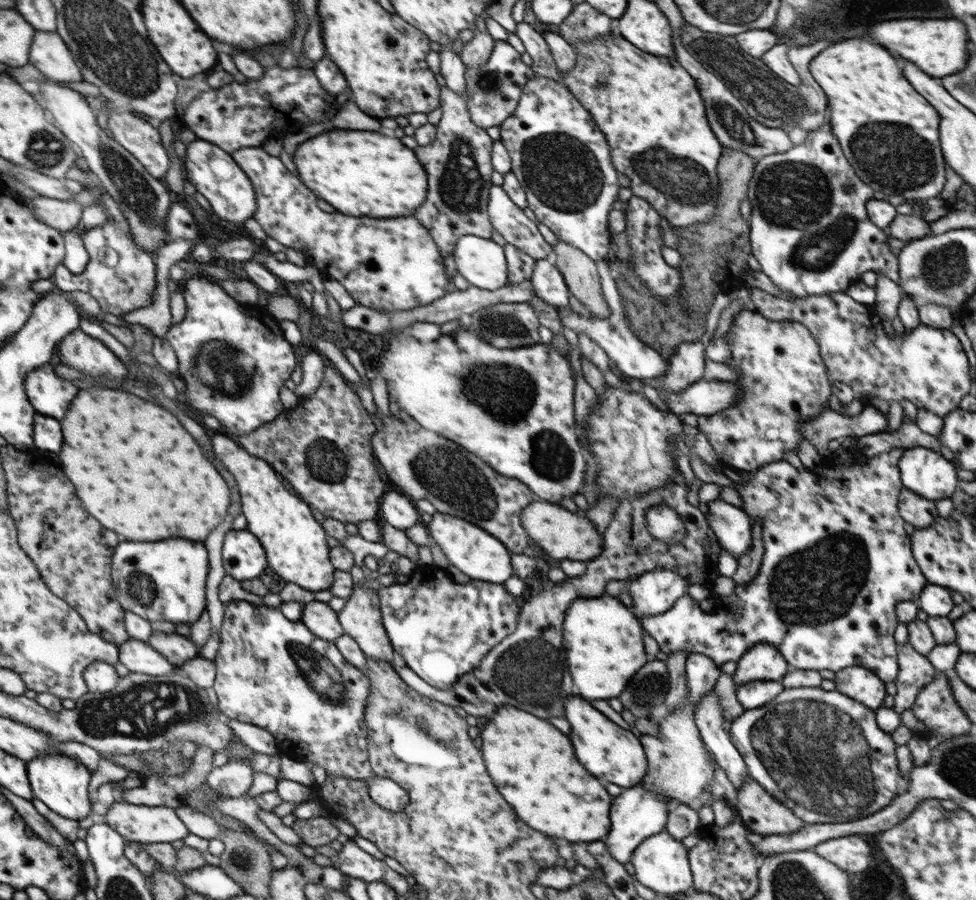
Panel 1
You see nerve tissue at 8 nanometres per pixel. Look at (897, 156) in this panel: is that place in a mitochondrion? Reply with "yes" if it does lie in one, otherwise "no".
yes

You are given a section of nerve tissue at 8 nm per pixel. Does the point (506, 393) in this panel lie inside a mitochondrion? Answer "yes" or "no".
yes

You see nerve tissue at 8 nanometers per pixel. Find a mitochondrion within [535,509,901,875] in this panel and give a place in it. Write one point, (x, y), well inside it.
(817, 754)

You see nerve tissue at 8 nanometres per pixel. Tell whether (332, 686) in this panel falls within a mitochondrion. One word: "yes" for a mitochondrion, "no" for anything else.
yes

